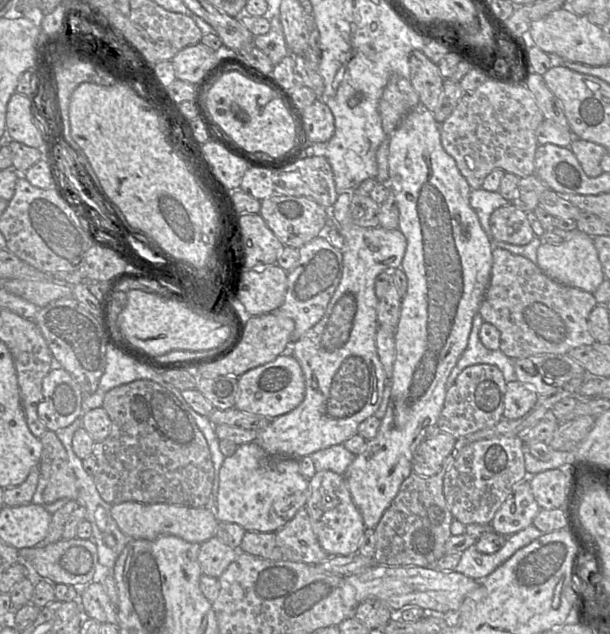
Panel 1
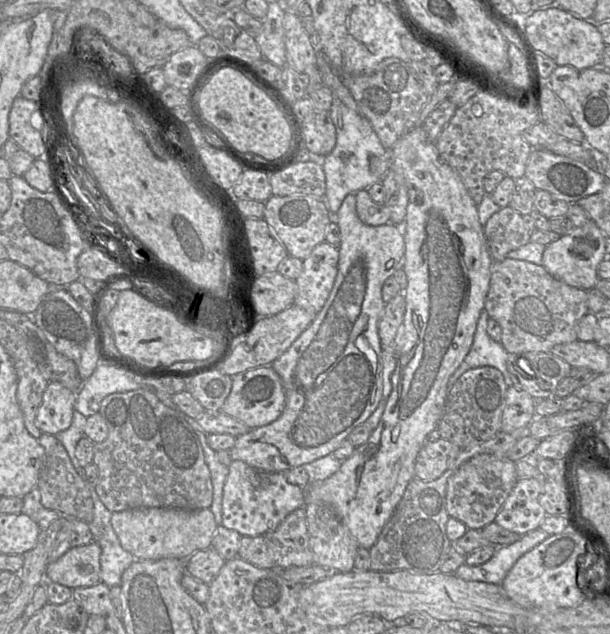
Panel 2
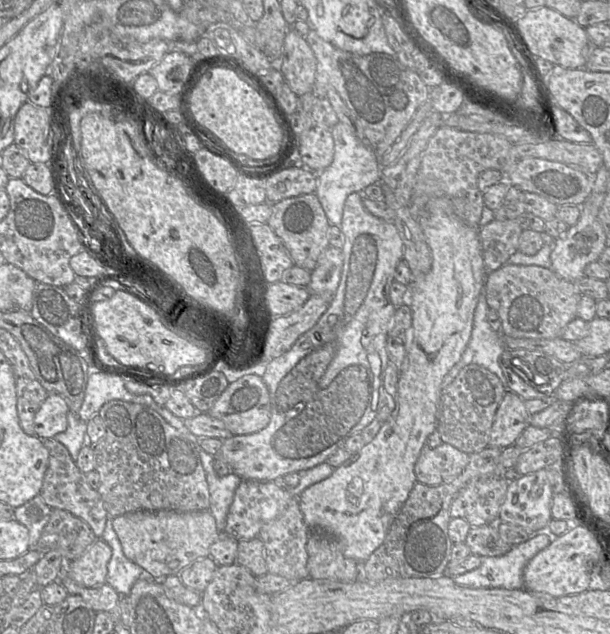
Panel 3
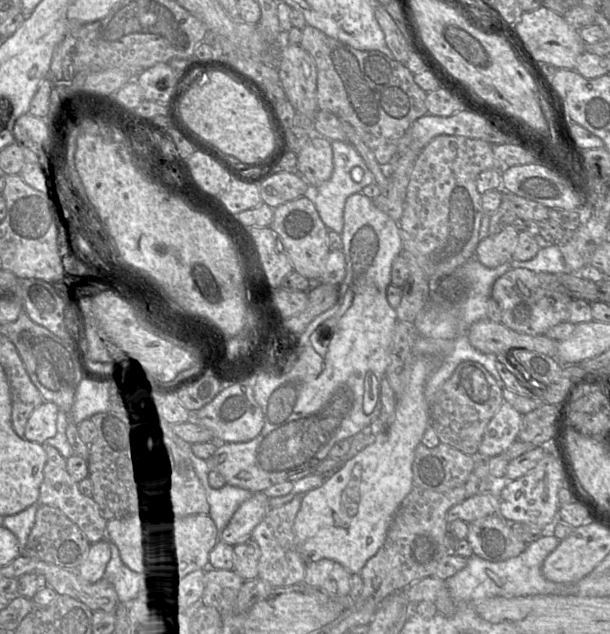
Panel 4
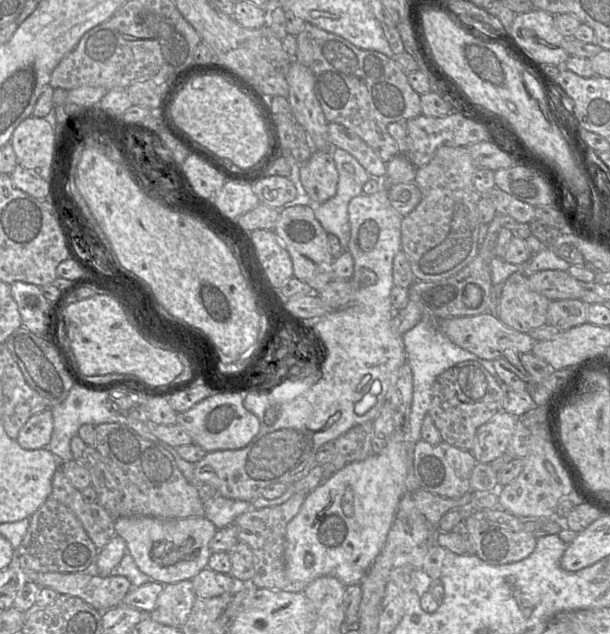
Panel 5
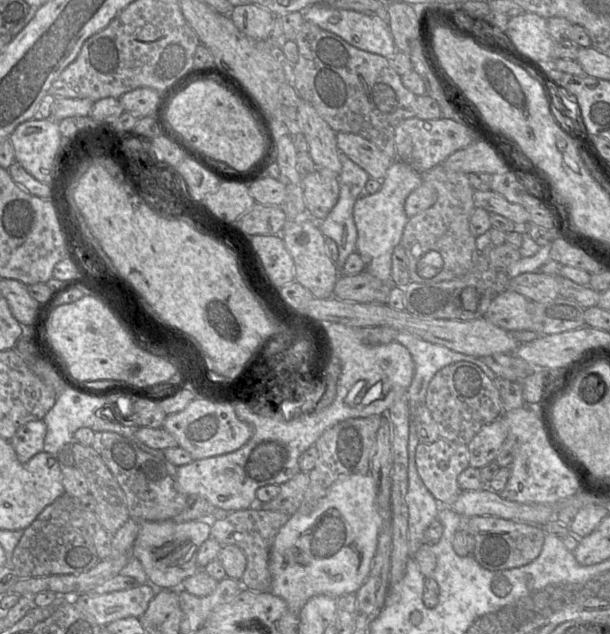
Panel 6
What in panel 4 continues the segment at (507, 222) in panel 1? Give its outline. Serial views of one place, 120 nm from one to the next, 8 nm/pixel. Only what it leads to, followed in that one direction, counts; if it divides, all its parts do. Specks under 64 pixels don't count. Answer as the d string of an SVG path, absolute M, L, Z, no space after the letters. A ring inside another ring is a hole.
M507 225L500 233L488 235L479 241L475 258L487 268L496 268L510 262L517 238L516 229L512 225Z

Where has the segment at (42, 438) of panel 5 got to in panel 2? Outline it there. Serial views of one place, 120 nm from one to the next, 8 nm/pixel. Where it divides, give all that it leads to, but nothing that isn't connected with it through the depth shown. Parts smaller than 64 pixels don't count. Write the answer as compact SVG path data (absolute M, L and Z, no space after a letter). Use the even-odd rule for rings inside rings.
M49 382L37 411L36 425L42 433L55 435L72 423L76 393L59 382Z

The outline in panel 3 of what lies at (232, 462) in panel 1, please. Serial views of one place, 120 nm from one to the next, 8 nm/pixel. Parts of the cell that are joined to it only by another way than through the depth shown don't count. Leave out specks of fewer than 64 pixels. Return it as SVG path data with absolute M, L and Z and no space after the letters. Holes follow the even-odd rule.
M242 480L235 490L233 501L227 514L226 525L222 532L235 538L237 541L256 538L264 525L273 521L284 512L292 498L298 497L291 496L288 490L277 485L275 481Z

